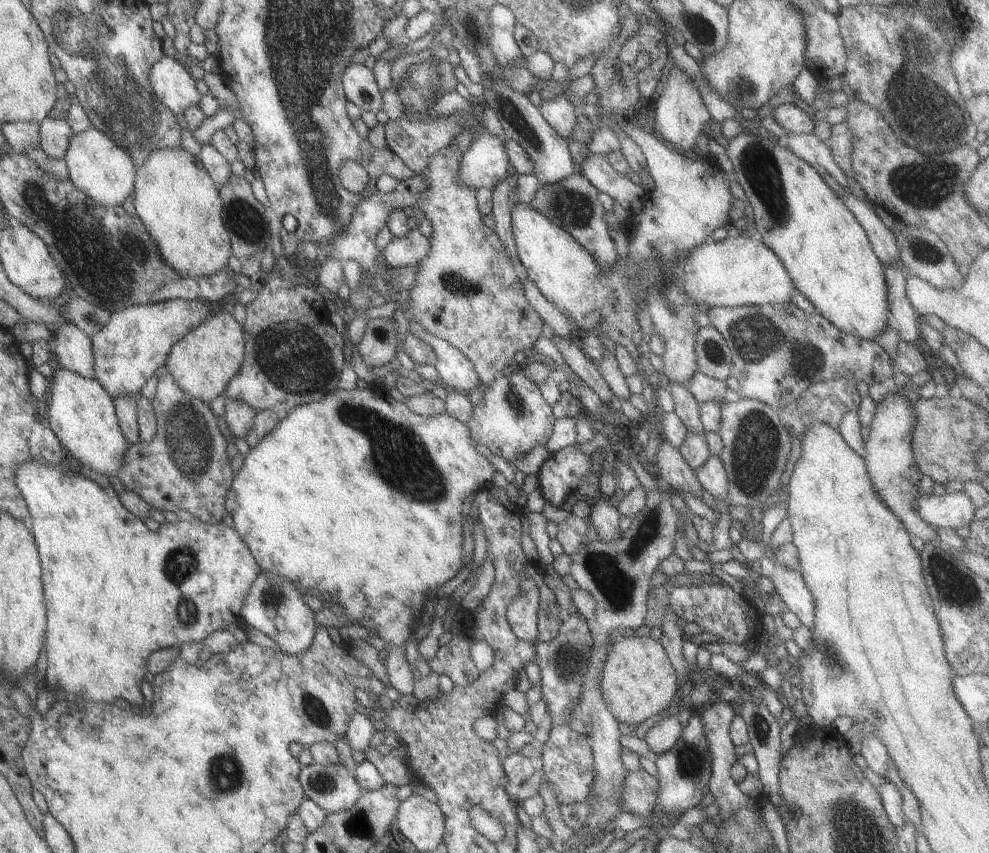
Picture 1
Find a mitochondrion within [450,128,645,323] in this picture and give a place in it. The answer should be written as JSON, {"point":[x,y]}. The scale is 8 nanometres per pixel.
{"point":[577,208]}

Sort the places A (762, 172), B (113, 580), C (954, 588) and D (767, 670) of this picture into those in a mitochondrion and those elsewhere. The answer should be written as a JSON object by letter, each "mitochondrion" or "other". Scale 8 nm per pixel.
{"A":"mitochondrion","B":"other","C":"mitochondrion","D":"other"}

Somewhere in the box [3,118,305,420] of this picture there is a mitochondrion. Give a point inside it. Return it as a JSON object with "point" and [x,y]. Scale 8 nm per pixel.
{"point":[108,266]}

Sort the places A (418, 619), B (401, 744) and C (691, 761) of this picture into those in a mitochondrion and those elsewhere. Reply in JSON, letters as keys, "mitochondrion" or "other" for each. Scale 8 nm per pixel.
{"A":"other","B":"other","C":"mitochondrion"}

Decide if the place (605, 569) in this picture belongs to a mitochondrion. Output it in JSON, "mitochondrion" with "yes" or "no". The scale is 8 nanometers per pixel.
{"mitochondrion":"yes"}

